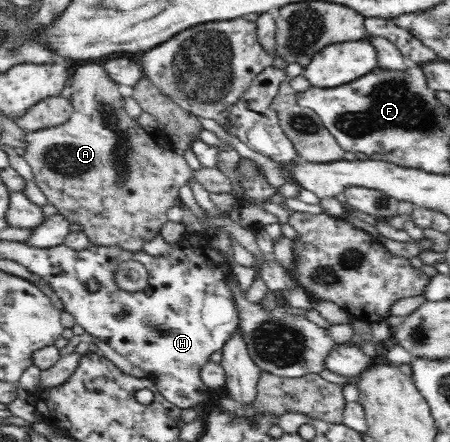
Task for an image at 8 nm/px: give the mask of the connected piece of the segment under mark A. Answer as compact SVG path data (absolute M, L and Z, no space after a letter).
M97 63L83 64L77 67L71 78L72 96L70 102L74 110L70 114L70 118L65 123L56 126L49 126L45 129L37 131L26 131L23 137L23 147L25 149L24 159L31 166L34 182L43 191L48 198L49 204L55 206L58 214L69 218L72 223L82 226L82 231L91 239L93 245L119 245L125 250L141 250L145 240L155 239L155 234L160 234L161 229L169 222L167 211L173 207L173 201L179 197L179 190L187 185L191 179L197 180L205 190L212 194L227 193L230 194L232 185L230 179L219 171L216 167L202 167L199 170L189 168L189 164L184 156L175 152L175 149L160 143L154 138L153 132L141 128L137 119L131 117L126 109L123 108L122 95L119 92L119 86L111 81L107 74L102 70L102 65Z

